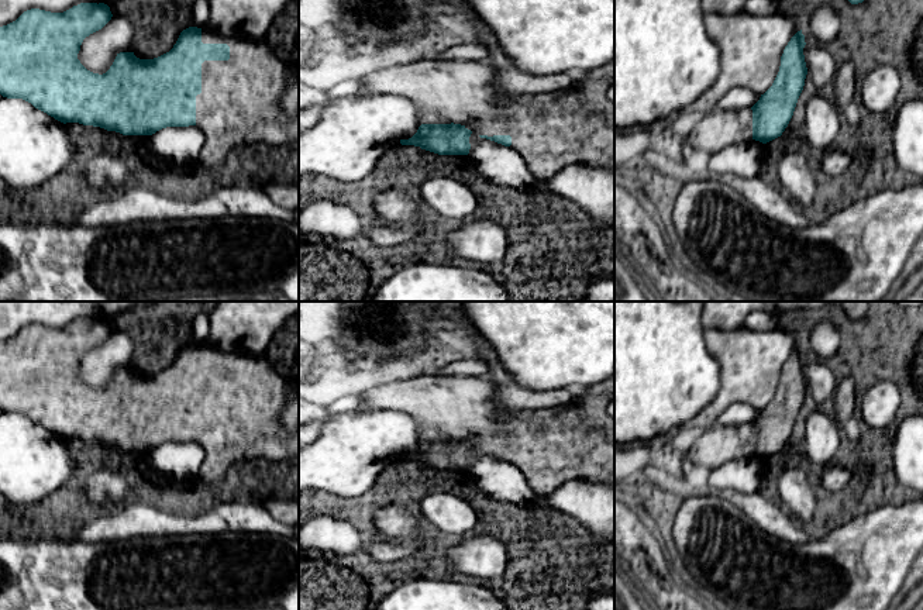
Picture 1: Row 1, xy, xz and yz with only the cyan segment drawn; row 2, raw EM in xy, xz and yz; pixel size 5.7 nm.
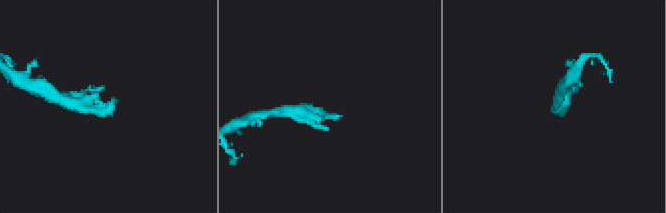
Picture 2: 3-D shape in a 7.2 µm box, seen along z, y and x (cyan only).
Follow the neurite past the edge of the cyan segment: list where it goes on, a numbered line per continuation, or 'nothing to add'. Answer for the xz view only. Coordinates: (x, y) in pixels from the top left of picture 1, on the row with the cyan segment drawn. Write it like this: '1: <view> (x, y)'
1: xz (575, 126)

